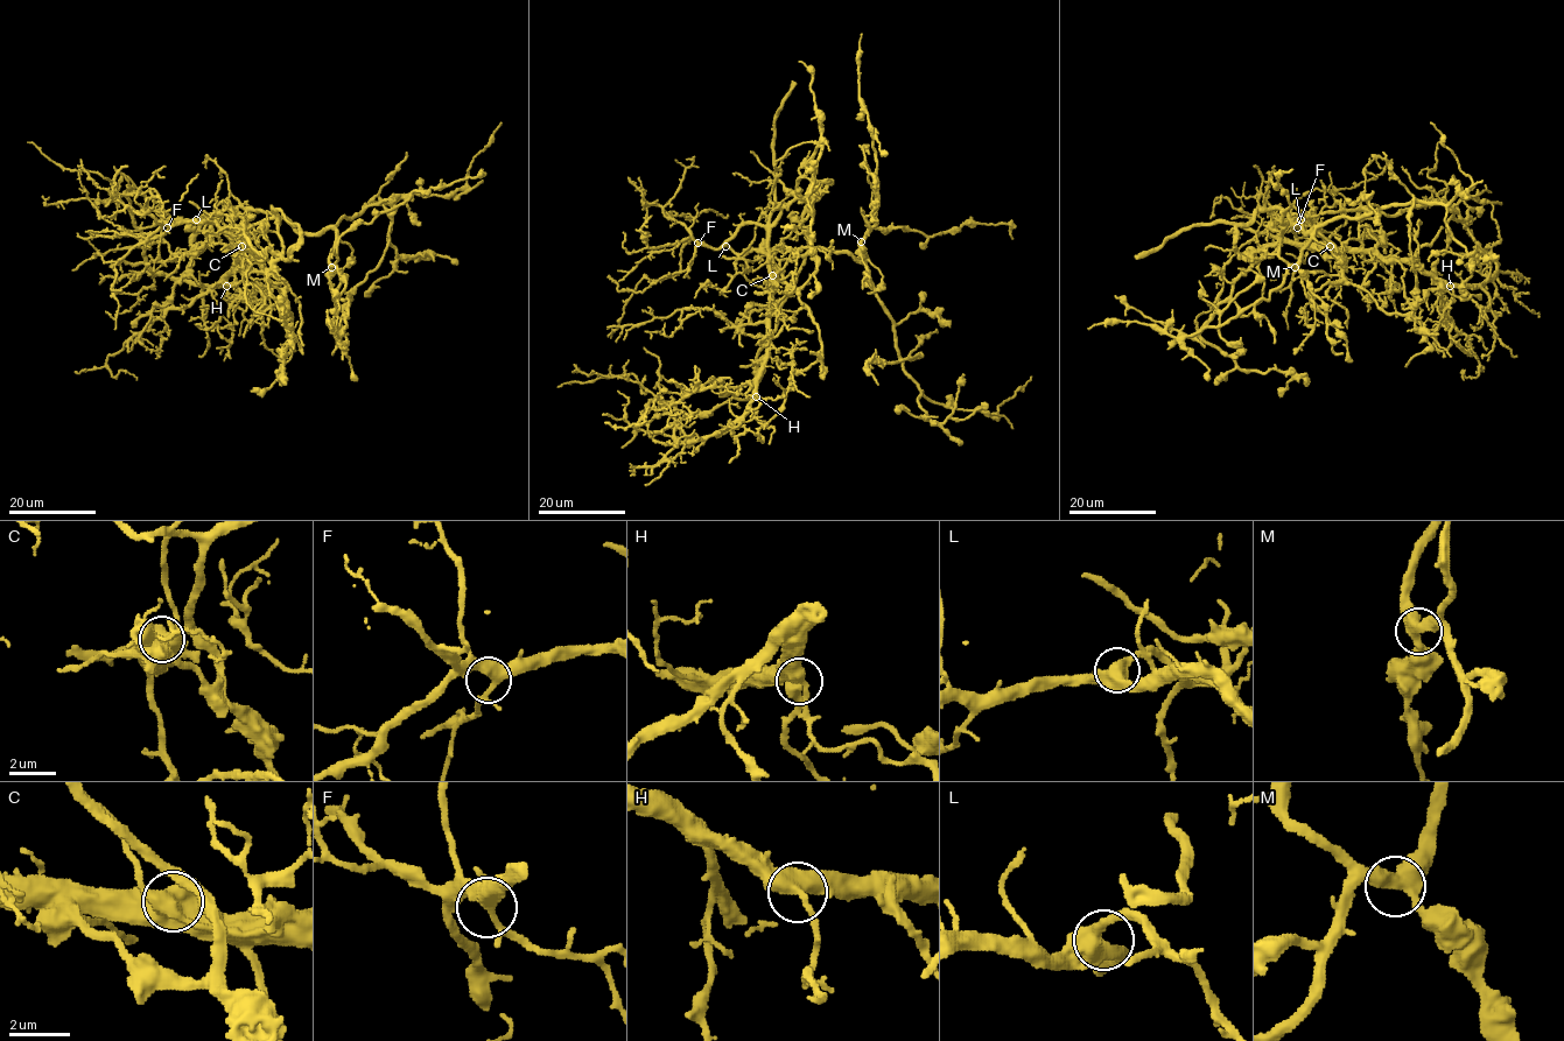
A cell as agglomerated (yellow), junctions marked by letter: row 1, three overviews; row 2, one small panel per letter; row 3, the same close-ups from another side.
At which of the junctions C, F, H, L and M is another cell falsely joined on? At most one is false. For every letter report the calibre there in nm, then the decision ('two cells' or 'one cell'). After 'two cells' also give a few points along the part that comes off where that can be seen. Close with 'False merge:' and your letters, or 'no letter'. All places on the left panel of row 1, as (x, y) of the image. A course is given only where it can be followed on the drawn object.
C: 700 nm | two cells | (242, 246), (245, 243), (243, 227), (253, 216)
F: 400 nm | one cell
H: 400 nm | one cell
L: 480 nm | one cell
M: 420 nm | one cell
False merge: C

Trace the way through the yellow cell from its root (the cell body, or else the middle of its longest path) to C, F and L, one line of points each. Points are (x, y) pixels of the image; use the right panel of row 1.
C: (1326, 213), (1310, 218), (1330, 246)
F: (1326, 213), (1310, 218), (1327, 245), (1288, 243), (1277, 232), (1277, 223), (1303, 222), (1297, 227)
L: (1326, 213), (1310, 218), (1327, 245), (1288, 243), (1277, 232), (1280, 220), (1301, 219)

